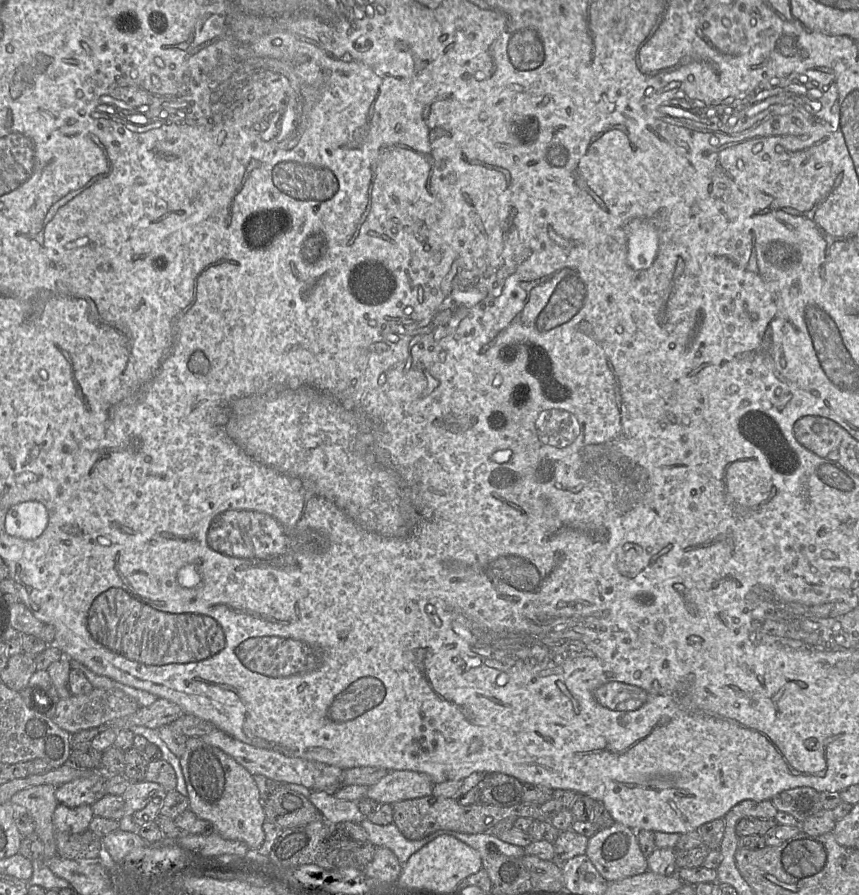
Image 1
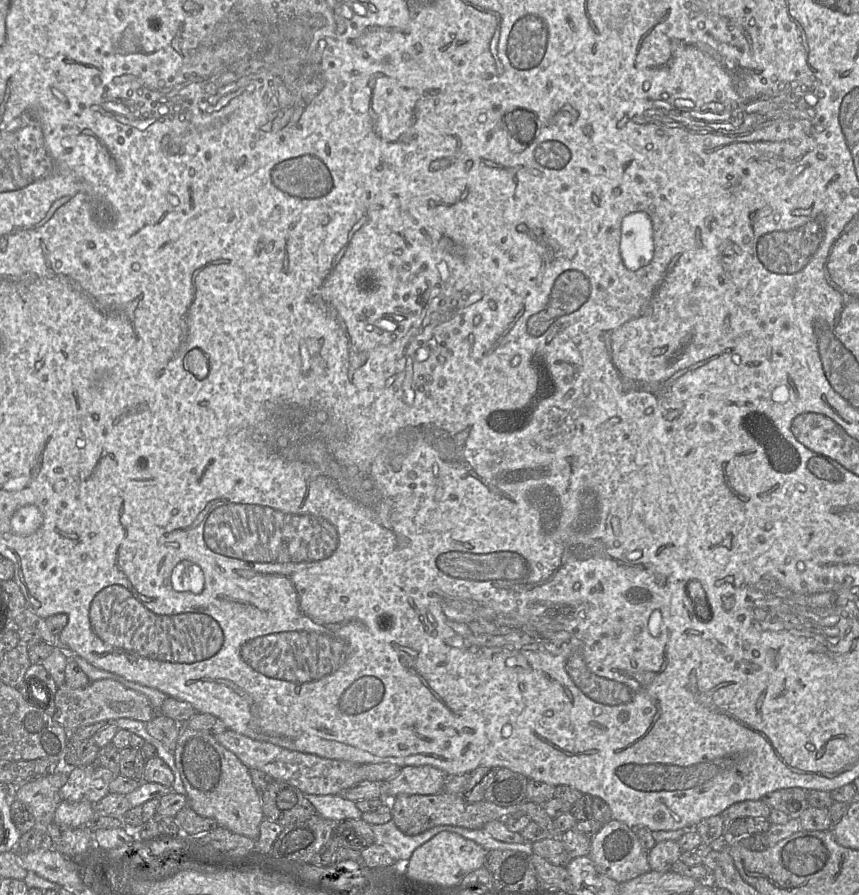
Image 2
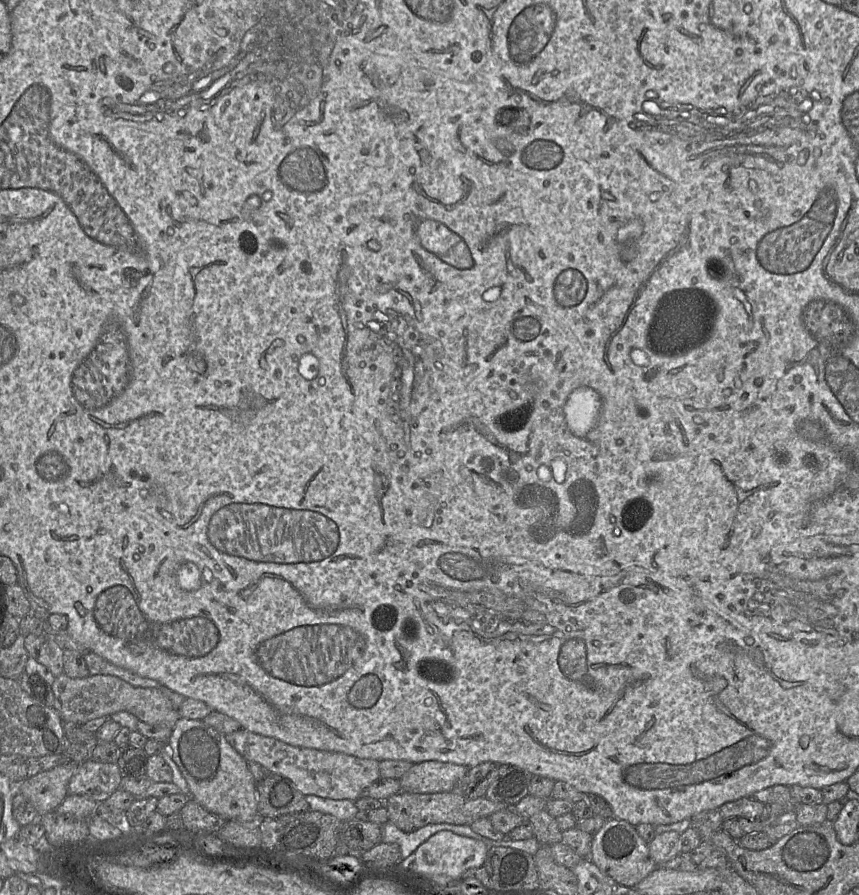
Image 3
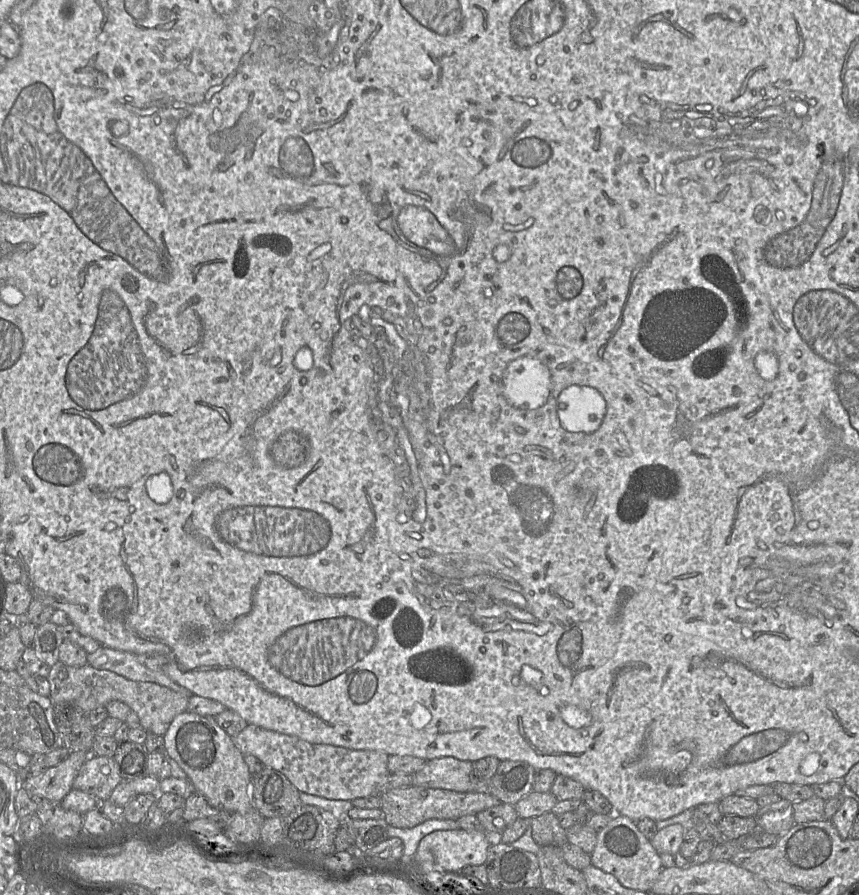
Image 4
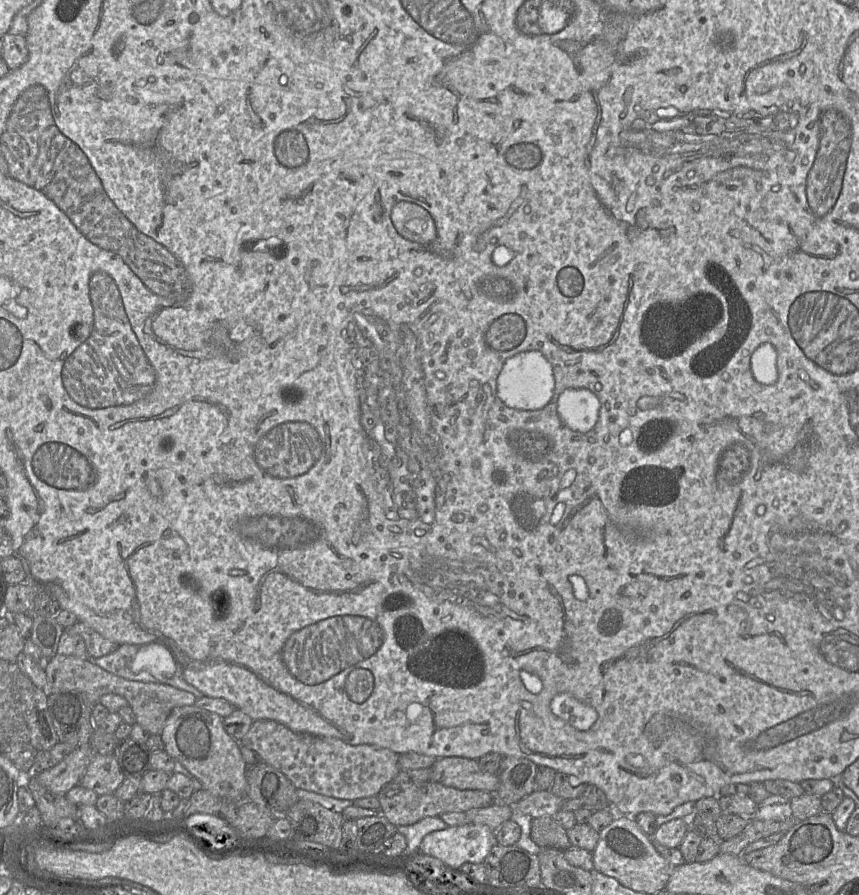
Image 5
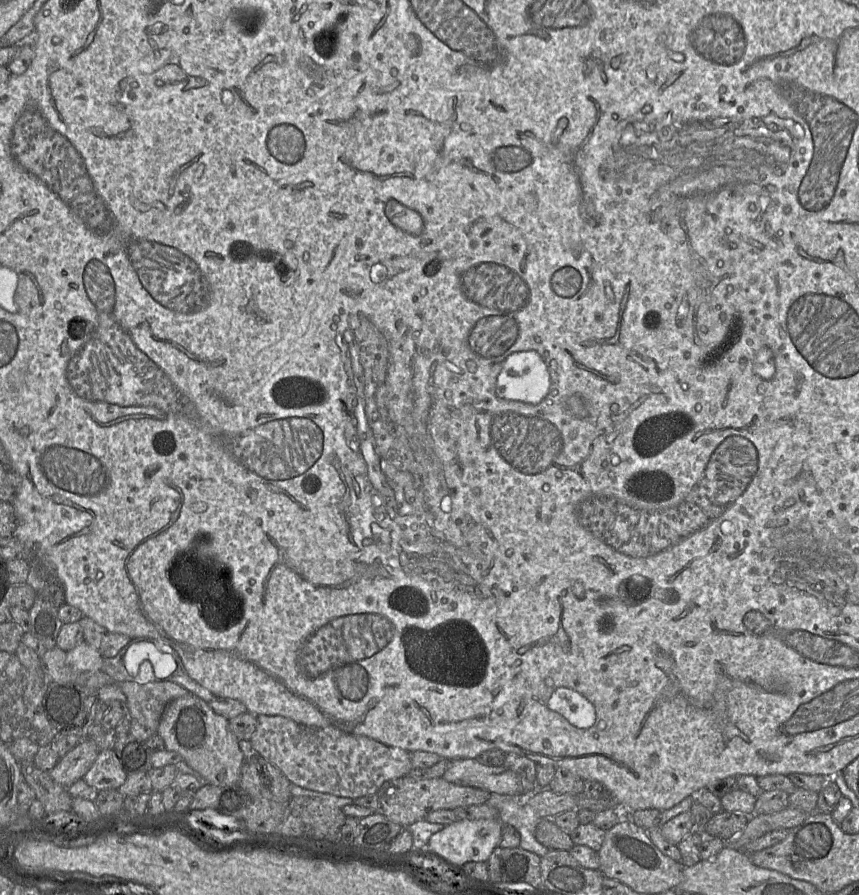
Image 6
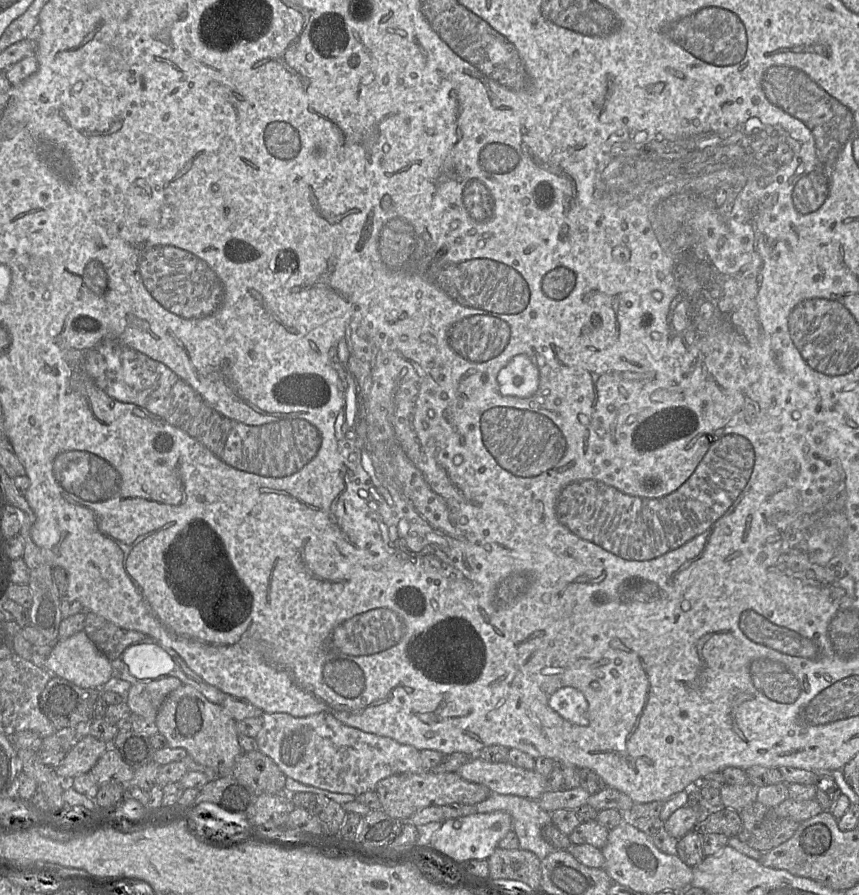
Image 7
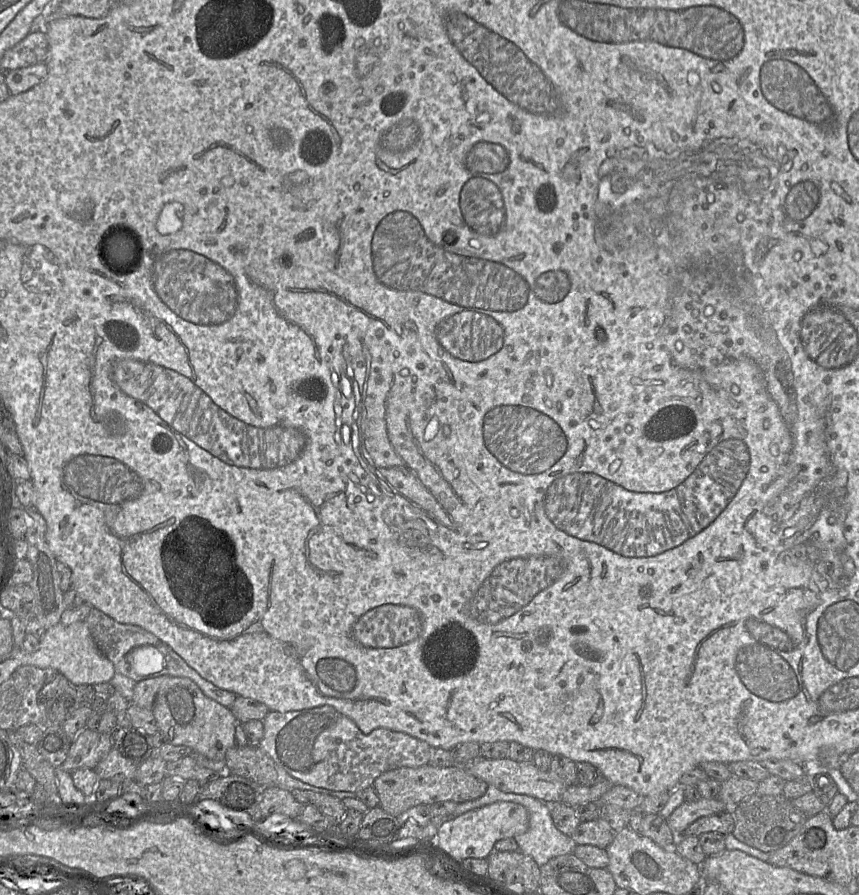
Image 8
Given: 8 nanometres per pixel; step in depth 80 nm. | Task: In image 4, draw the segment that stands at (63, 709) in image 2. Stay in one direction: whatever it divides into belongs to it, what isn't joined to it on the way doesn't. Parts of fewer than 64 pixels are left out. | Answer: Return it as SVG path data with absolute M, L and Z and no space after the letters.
M61 661L54 664L48 676L50 698L55 703L74 703L86 713L105 707L110 701L127 704L139 717L141 727L148 733L163 736L172 720L187 710L188 697L153 682L129 680L110 670L96 669L89 664L68 666Z

